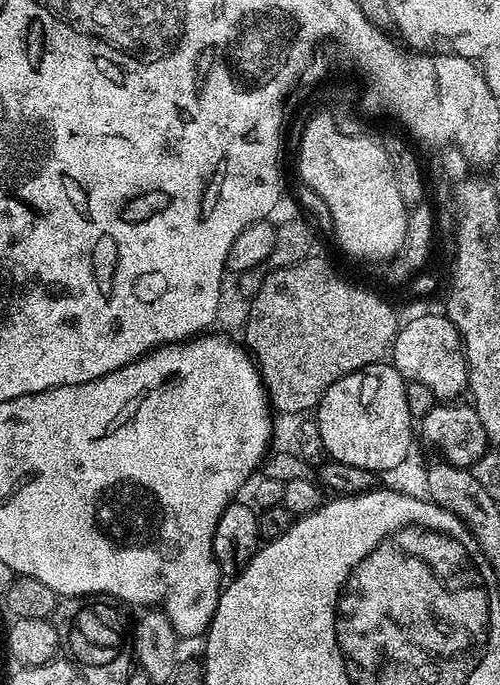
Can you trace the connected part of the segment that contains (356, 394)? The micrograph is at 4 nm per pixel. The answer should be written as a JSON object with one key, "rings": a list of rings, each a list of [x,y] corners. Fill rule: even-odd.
{"rings":[[[391,363],[360,368],[326,390],[314,412],[324,451],[331,459],[373,474],[392,472],[408,456],[414,440],[414,417],[406,406],[405,379]]]}

